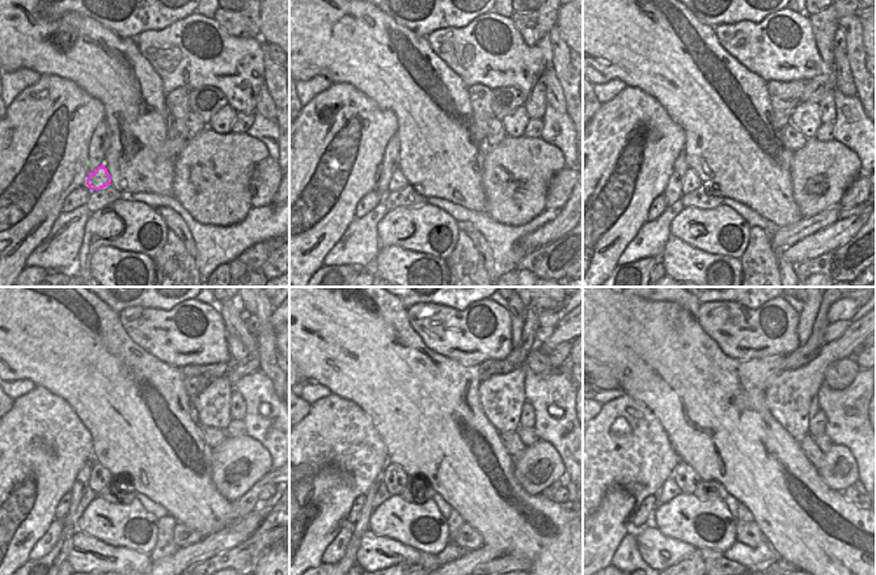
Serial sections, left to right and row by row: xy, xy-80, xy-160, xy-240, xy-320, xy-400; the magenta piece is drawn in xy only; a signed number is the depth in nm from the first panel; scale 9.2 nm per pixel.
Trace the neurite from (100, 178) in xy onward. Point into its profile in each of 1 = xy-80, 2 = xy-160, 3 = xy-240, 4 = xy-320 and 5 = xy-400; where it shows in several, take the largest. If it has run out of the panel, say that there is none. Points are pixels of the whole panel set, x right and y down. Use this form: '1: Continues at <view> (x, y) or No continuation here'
1: Continues at xy-80 (397, 181)
2: Continues at xy-160 (690, 181)
3: Continues at xy-240 (100, 477)
4: Continues at xy-320 (394, 478)
5: Continues at xy-400 (686, 478).

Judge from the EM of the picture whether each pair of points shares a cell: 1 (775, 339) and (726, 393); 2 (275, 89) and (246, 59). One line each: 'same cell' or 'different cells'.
1: different cells
2: different cells

